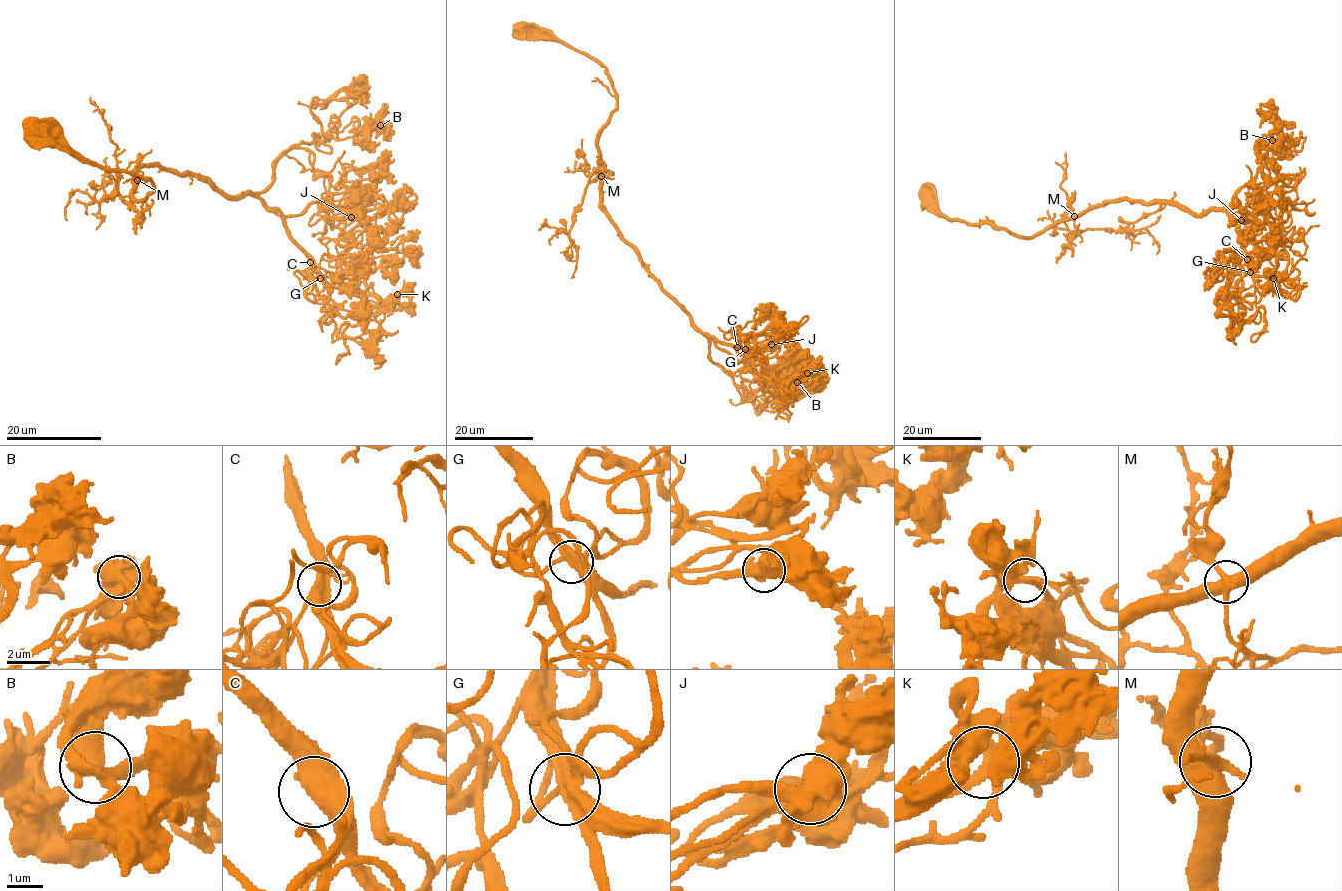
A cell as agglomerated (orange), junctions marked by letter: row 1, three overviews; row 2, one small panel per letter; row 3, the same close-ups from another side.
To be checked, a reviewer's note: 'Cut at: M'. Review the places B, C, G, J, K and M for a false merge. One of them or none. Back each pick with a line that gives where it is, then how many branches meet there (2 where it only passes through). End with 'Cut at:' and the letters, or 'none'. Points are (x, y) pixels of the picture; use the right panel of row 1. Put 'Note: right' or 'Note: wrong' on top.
Note: right
M: (1074, 216) | 4
Cut at: M

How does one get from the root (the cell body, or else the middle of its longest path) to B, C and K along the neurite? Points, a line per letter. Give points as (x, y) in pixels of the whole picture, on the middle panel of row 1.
B: (525, 32), (605, 68), (617, 107), (598, 140), (602, 206), (709, 357), (745, 400), (779, 402), (797, 382)
C: (525, 32), (558, 40), (605, 68), (617, 107), (598, 140), (602, 206), (691, 321), (737, 347)
K: (525, 32), (605, 68), (617, 107), (598, 140), (602, 206), (647, 272), (777, 390), (807, 373)

